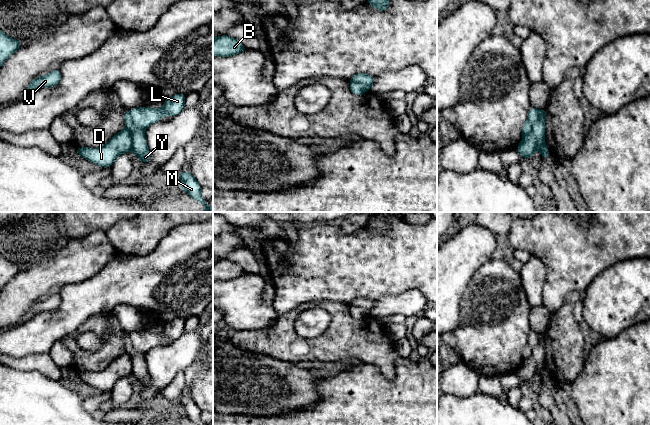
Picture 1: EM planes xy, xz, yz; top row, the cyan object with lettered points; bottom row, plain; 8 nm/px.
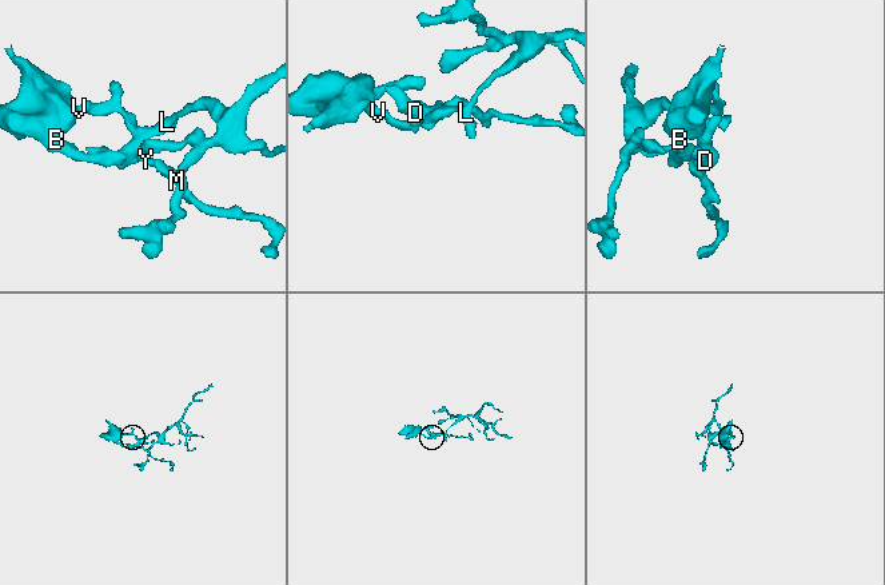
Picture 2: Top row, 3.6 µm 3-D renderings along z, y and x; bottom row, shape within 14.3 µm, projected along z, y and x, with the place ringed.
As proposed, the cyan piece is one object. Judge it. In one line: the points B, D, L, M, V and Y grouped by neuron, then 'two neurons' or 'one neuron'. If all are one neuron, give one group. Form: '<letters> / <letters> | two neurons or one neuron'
B M V Y / D L | two neurons

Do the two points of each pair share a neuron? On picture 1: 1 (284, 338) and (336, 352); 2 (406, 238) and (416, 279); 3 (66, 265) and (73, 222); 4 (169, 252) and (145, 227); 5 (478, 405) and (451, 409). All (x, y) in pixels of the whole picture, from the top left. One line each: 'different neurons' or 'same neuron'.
1: same neuron
2: same neuron
3: different neurons
4: different neurons
5: same neuron

